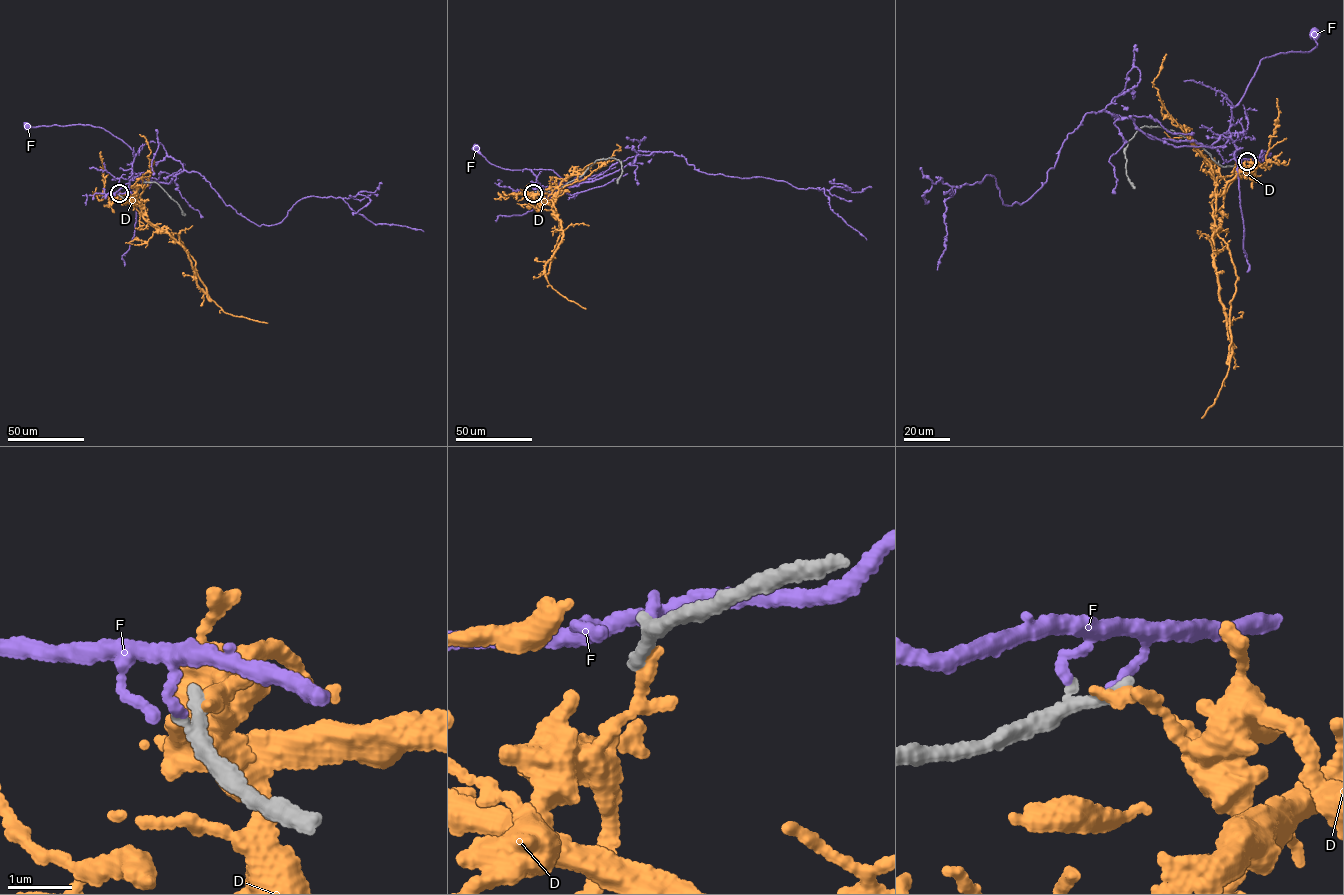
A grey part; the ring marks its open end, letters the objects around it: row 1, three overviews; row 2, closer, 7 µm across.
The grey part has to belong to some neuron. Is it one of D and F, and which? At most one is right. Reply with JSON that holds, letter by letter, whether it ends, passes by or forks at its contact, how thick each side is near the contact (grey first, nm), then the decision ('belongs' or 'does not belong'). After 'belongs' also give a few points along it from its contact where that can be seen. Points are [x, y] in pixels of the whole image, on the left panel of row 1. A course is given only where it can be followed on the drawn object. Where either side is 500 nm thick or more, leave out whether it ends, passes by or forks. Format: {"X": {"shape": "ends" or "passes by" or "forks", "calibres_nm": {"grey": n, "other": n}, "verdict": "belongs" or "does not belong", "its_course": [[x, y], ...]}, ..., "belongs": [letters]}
{"D": {"shape": "ends", "calibres_nm": {"grey": 220, "other": 220}, "verdict": "does not belong"}, "F": {"shape": "passes by", "calibres_nm": {"grey": 280, "other": 90}, "verdict": "does not belong"}, "belongs": []}

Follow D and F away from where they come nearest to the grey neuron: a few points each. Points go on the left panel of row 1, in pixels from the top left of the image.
D: (119, 194), (133, 196), (149, 223), (182, 246), (190, 260), (197, 287), (223, 311), (267, 323)
F: (118, 194), (128, 189), (135, 154), (122, 140), (103, 128), (87, 124), (27, 126)

